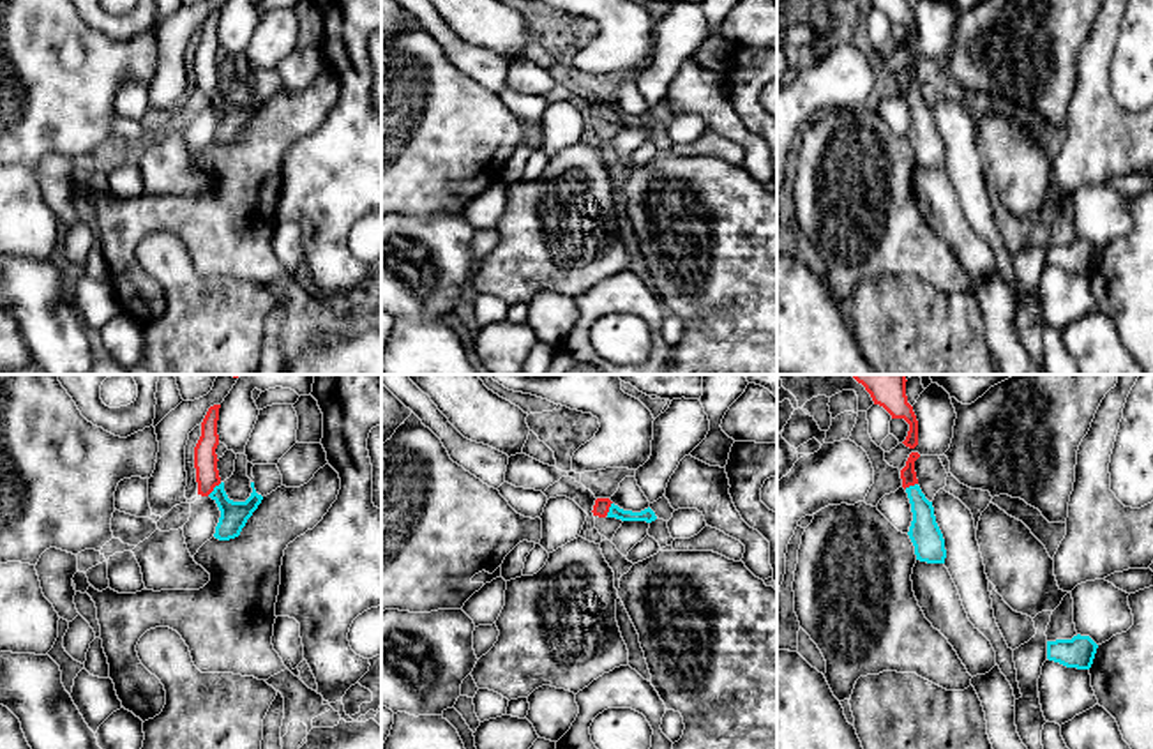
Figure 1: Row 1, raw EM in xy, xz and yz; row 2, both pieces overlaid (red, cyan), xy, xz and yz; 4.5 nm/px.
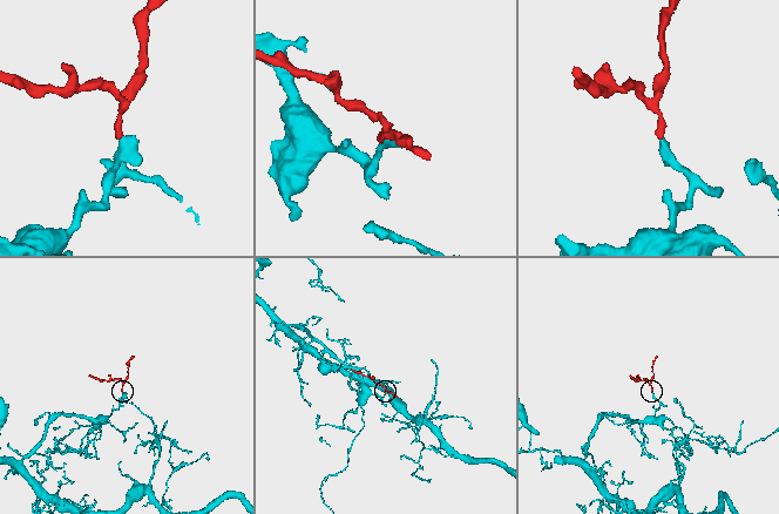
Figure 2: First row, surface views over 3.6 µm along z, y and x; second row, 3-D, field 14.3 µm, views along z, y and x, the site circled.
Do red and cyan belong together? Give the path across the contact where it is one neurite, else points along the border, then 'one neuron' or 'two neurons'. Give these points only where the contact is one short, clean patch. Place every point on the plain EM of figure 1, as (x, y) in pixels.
runs through xy (205, 64), (207, 83), (214, 90), (233, 119); one neuron

